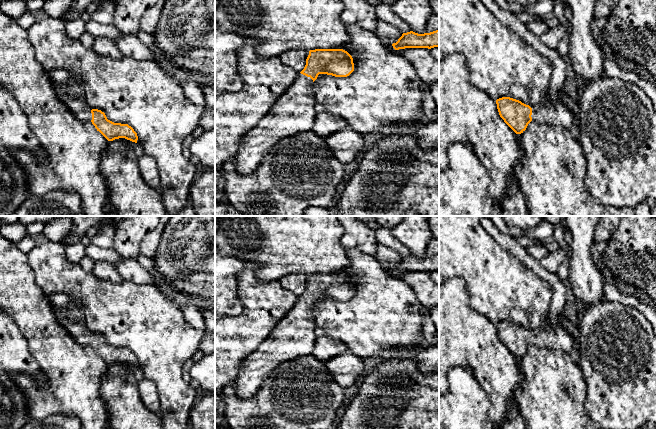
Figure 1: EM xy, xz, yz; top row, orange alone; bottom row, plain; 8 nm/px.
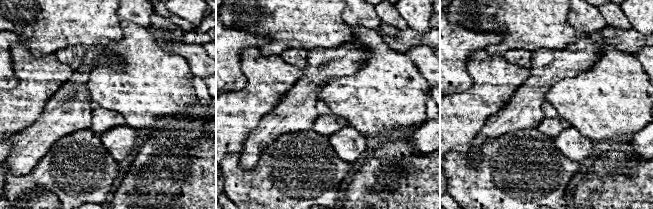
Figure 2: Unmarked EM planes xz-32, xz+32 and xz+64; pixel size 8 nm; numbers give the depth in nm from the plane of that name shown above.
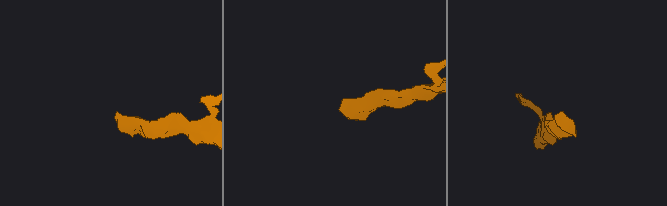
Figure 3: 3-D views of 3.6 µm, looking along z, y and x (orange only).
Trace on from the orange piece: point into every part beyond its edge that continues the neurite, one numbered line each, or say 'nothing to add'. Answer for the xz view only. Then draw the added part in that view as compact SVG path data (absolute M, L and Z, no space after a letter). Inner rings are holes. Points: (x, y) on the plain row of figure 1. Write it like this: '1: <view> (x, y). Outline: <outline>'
1: xz (293, 336). Outline: M300 297L258 349L240 364L234 380L236 395L253 397L280 364L312 355L317 340L315 328L313 304Z

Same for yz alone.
1: yz (559, 337). Outline: M574 300L566 301L555 326L551 324L550 312L546 324L532 332L532 345L570 354L574 346L572 330L579 322L580 305Z

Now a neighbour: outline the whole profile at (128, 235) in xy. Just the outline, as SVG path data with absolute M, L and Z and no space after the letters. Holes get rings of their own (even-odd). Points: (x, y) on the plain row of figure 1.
M128 216L114 226L112 247L122 258L137 258L141 241L154 230L158 221L158 216Z

